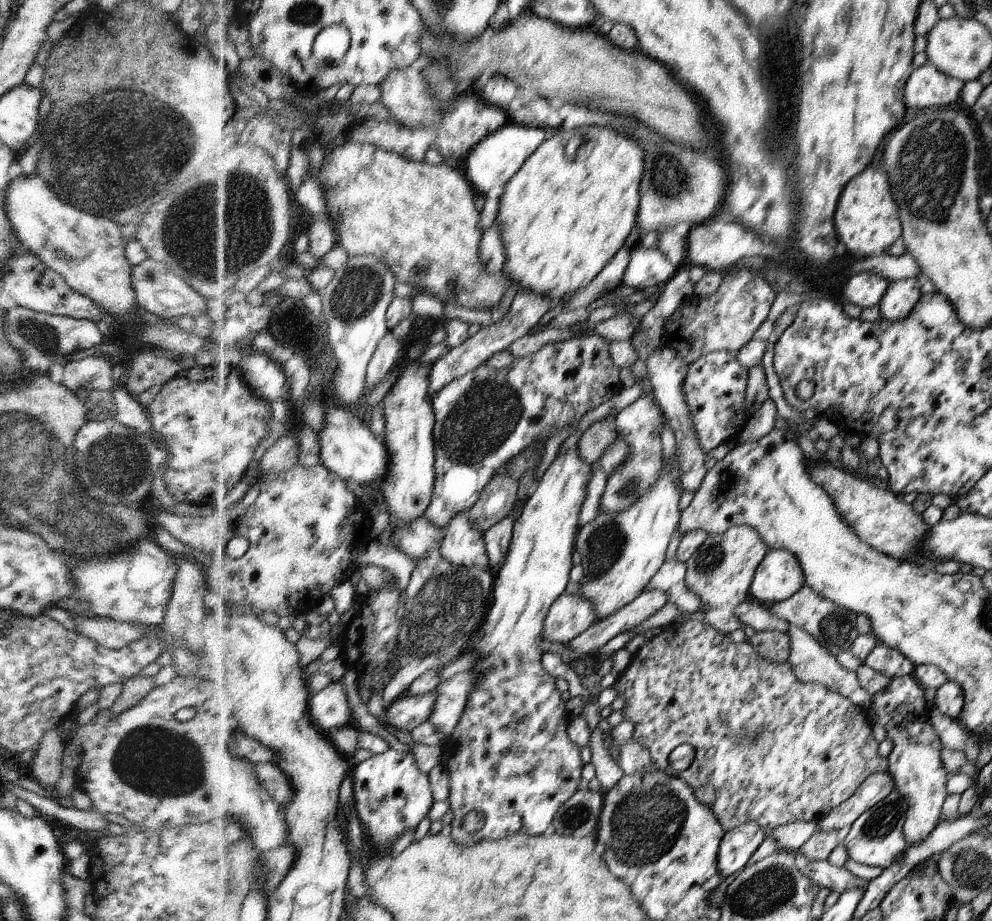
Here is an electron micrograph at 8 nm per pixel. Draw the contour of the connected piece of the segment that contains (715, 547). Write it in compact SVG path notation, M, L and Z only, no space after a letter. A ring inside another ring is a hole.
M740 525L732 527L722 536L709 536L702 547L691 556L686 562L685 583L688 590L697 594L703 604L701 609L706 621L708 621L716 630L723 632L725 635L732 634L734 630L742 628L747 630L746 625L735 615L734 608L743 603L748 596L748 590L751 588L751 583L754 580L755 572L763 562L767 553L770 551L767 544L763 541L759 532L748 525Z

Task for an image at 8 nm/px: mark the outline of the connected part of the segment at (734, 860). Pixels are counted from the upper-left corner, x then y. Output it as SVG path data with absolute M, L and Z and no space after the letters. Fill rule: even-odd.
M754 821L742 823L732 831L725 832L717 856L719 872L728 879L742 871L766 836L766 830Z

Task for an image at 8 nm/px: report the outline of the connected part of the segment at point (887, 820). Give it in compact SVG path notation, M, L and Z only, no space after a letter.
M895 788L878 804L863 812L853 822L850 832L843 841L848 858L866 866L880 866L883 869L890 867L900 856L900 852L906 848L904 826L907 808L907 797Z

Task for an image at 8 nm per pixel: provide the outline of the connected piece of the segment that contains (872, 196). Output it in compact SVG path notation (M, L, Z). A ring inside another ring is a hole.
M868 166L866 172L856 176L856 180L848 184L848 192L844 192L840 208L836 207L835 221L836 232L840 232L840 241L846 244L846 252L864 258L888 252L890 246L902 236L903 225L886 172Z

